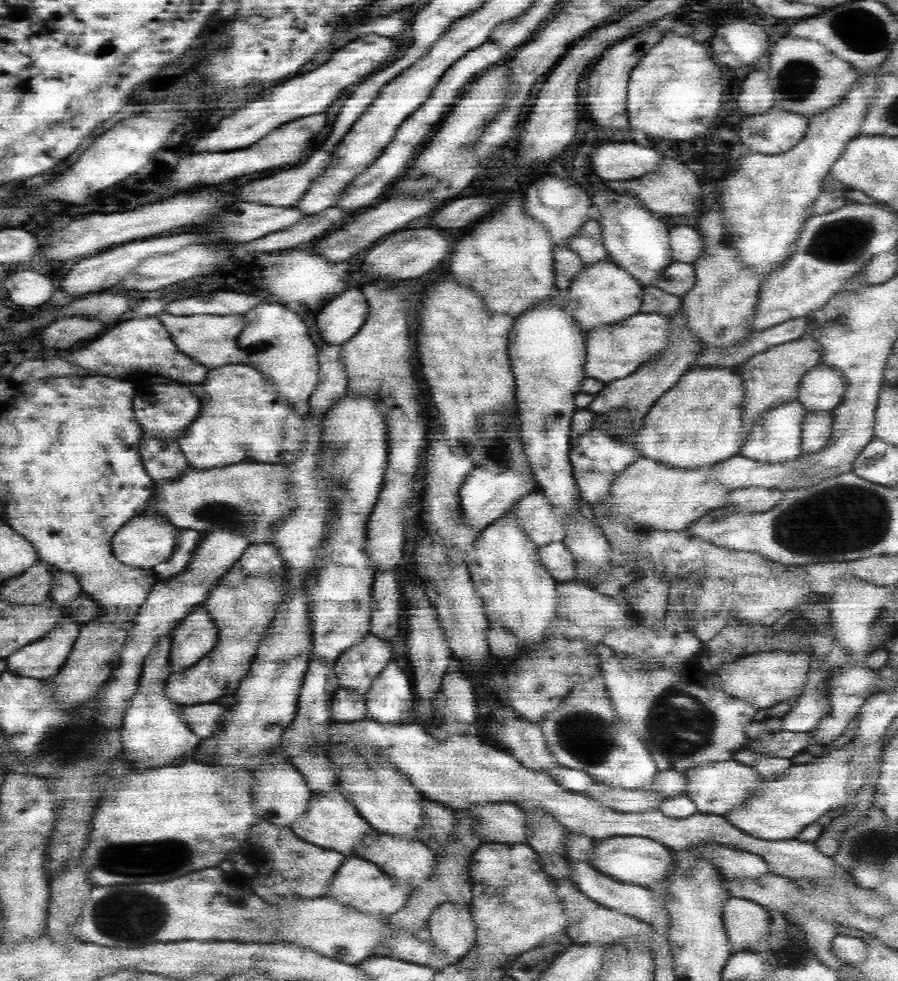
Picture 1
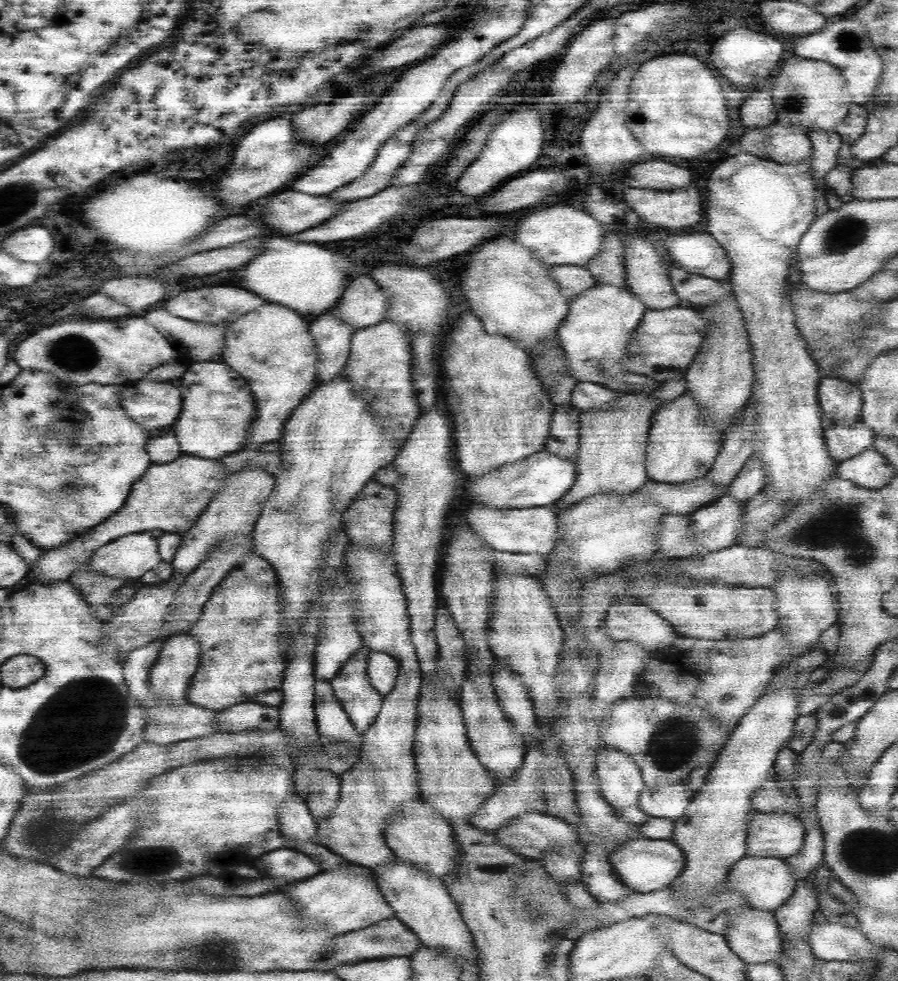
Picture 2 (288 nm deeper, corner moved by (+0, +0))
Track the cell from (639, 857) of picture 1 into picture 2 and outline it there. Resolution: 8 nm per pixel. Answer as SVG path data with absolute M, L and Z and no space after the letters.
M632 840L632 842L624 842L616 852L608 854L610 864L618 876L620 882L624 882L626 886L630 886L634 892L656 892L656 890L666 890L670 888L676 878L682 876L686 864L686 856L680 850L680 846L676 846L676 842L670 840Z

